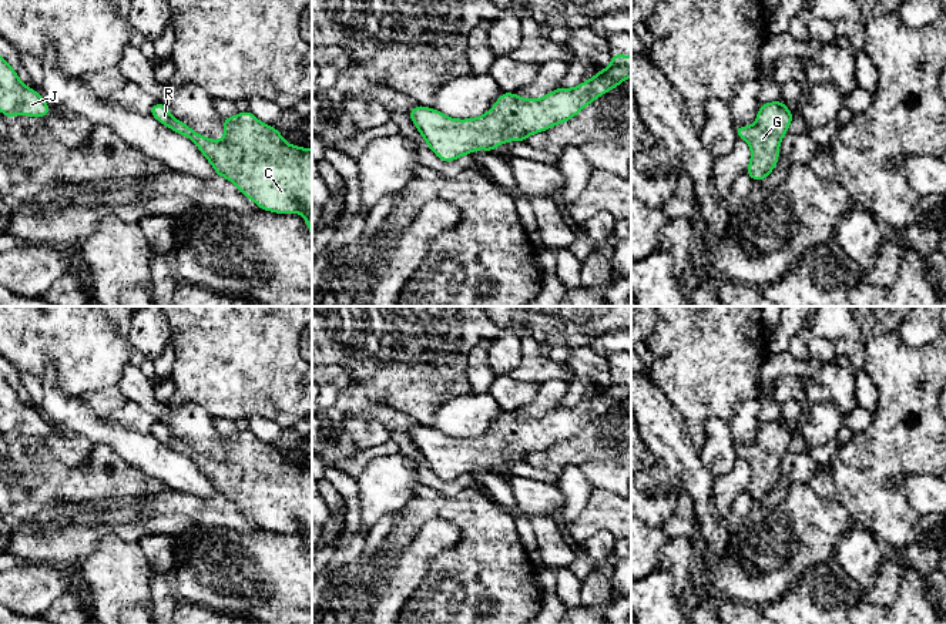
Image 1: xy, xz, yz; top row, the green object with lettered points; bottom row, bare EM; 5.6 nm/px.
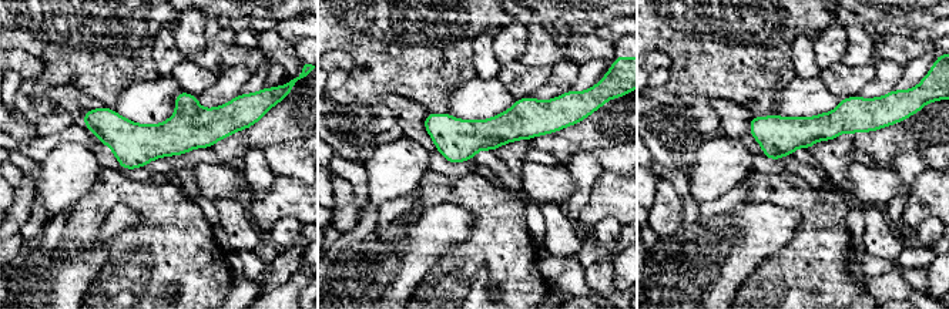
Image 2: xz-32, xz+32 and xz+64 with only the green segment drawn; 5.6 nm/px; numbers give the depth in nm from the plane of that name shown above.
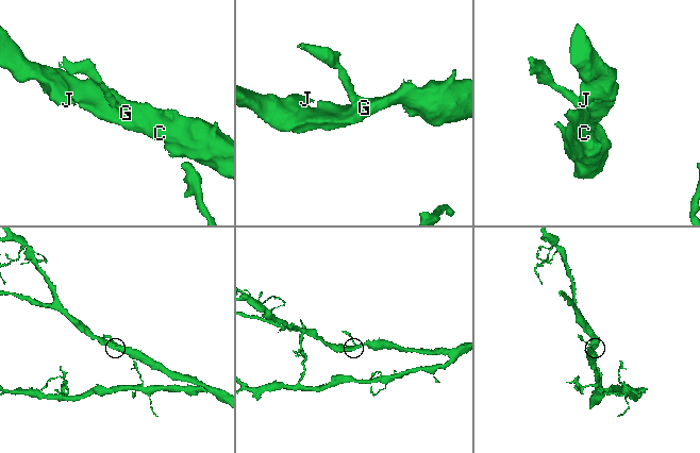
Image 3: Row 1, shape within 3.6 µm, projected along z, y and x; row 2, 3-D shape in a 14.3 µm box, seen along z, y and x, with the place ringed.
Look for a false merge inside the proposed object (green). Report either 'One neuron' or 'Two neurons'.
One neuron

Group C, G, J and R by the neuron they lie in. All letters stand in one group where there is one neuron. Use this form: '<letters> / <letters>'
C G J R

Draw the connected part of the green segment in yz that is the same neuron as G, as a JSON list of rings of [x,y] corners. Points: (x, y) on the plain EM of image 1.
[[[779,417],[774,422],[762,422],[752,444],[735,444],[737,457],[742,457],[751,466],[751,480],[745,493],[755,501],[761,501],[776,486],[779,463],[794,435],[795,432],[789,430]]]

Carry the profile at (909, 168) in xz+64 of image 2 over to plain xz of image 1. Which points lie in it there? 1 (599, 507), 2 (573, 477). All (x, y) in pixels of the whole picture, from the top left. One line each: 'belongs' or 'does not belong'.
1: does not belong
2: belongs

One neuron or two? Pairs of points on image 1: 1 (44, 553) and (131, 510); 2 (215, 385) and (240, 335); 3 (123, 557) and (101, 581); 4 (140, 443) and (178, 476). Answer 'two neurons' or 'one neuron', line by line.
1: one neuron
2: one neuron
3: one neuron
4: one neuron

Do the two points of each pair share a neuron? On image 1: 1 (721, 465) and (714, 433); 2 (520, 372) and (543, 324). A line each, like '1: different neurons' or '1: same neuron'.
1: same neuron
2: different neurons

